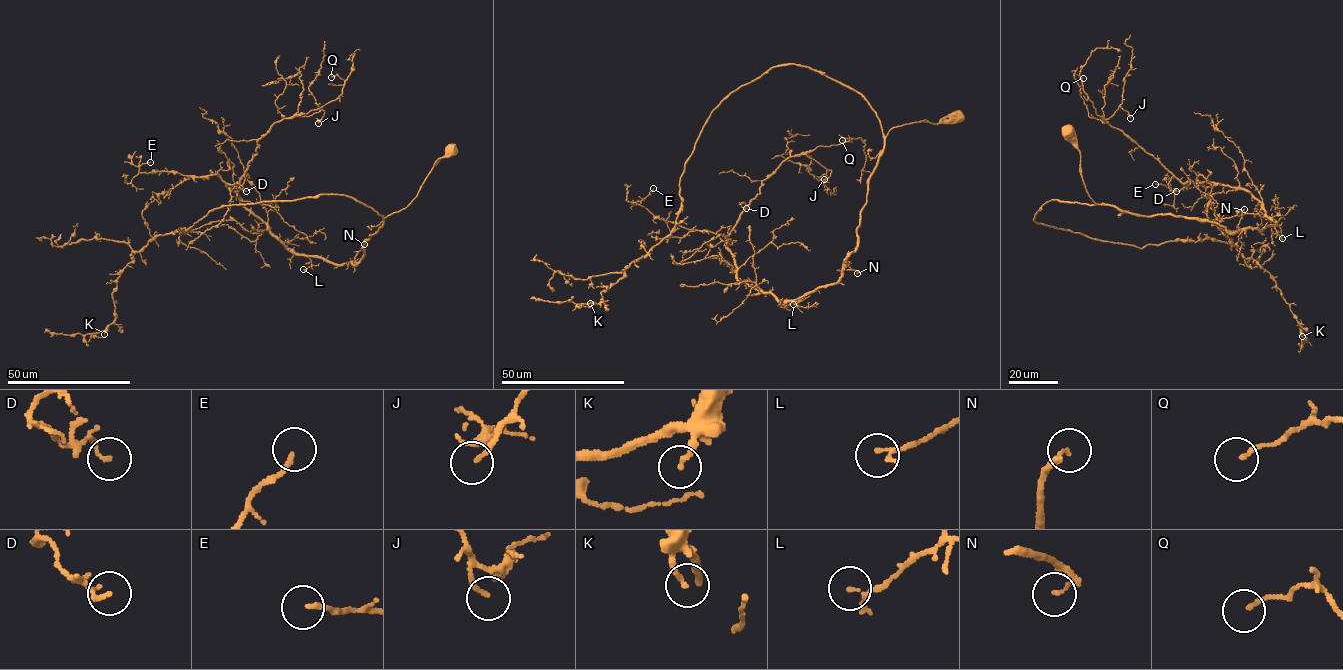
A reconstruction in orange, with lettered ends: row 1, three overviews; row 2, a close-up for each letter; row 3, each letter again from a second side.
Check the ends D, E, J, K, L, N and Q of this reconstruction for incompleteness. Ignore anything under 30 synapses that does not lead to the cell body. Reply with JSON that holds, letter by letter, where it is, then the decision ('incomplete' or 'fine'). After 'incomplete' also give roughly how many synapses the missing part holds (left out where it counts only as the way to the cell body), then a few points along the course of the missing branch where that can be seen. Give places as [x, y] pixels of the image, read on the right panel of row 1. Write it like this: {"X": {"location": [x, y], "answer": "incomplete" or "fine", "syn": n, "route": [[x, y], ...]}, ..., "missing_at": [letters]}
{"D": {"location": [1176, 191], "answer": "fine"}, "E": {"location": [1155, 184], "answer": "fine"}, "J": {"location": [1130, 118], "answer": "fine"}, "K": {"location": [1302, 336], "answer": "fine"}, "L": {"location": [1282, 238], "answer": "fine"}, "N": {"location": [1244, 209], "answer": "incomplete", "syn": 60, "route": [[1244, 209], [1275, 182], [1281, 165], [1291, 152], [1293, 129], [1296, 126]]}, "Q": {"location": [1083, 78], "answer": "fine"}, "missing_at": ["N"]}

